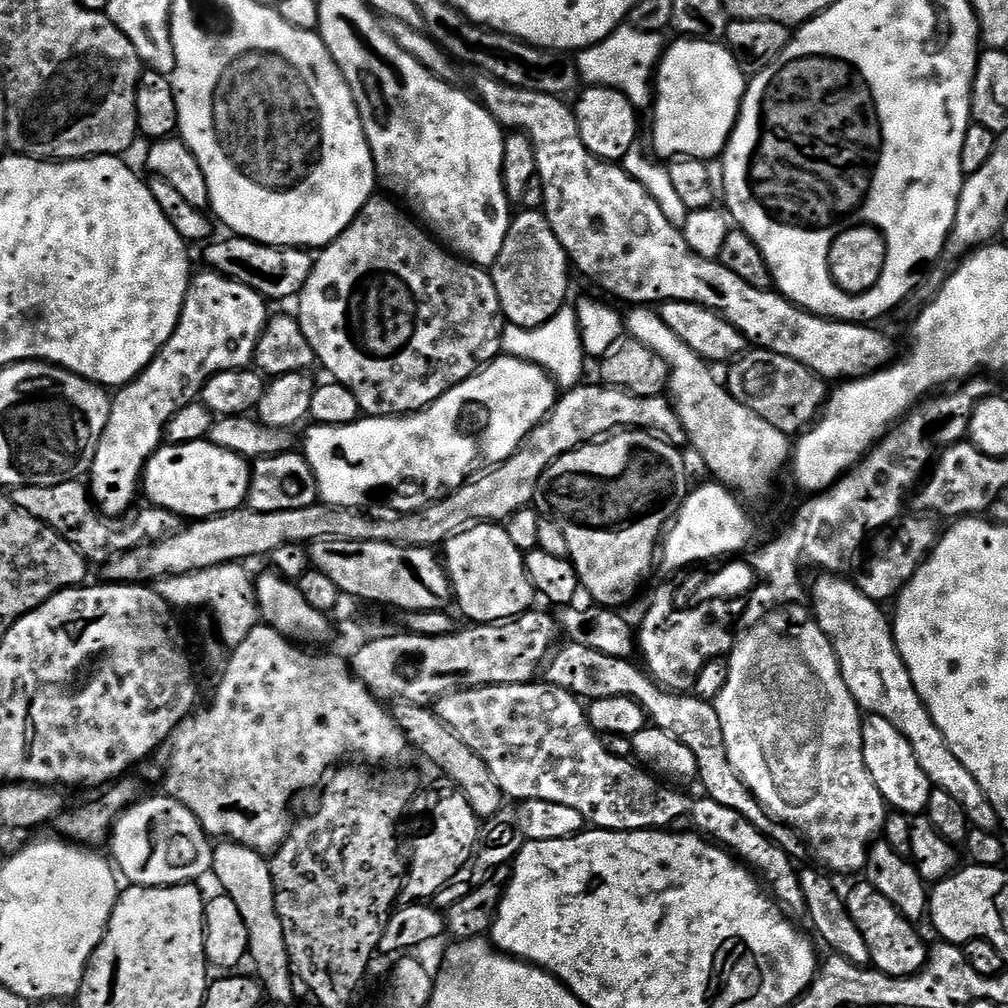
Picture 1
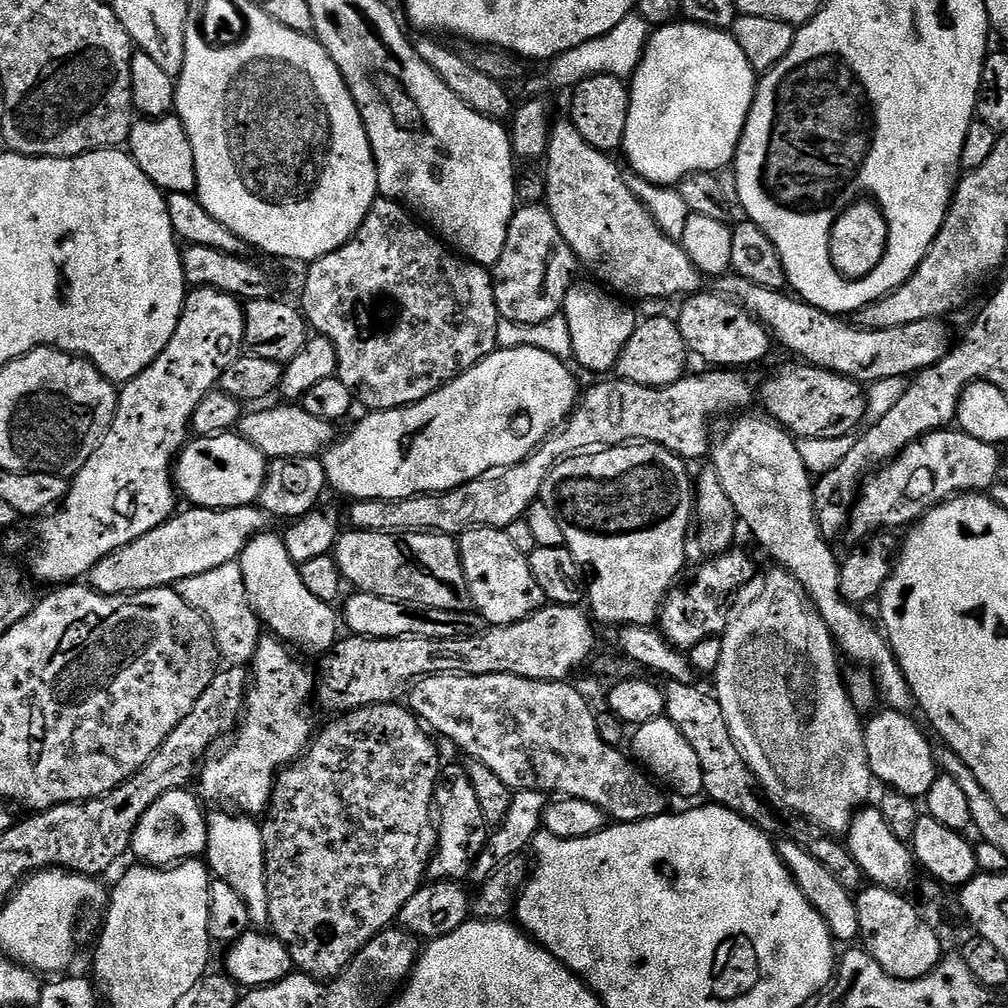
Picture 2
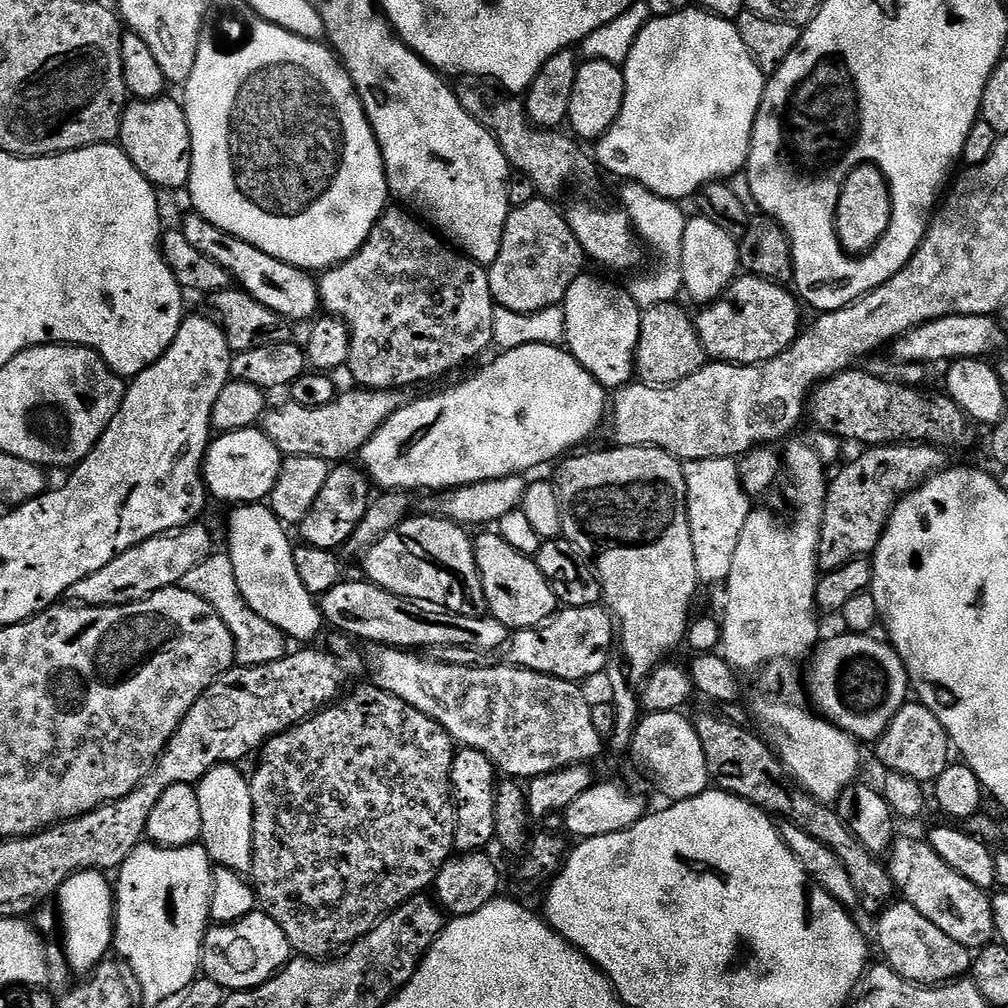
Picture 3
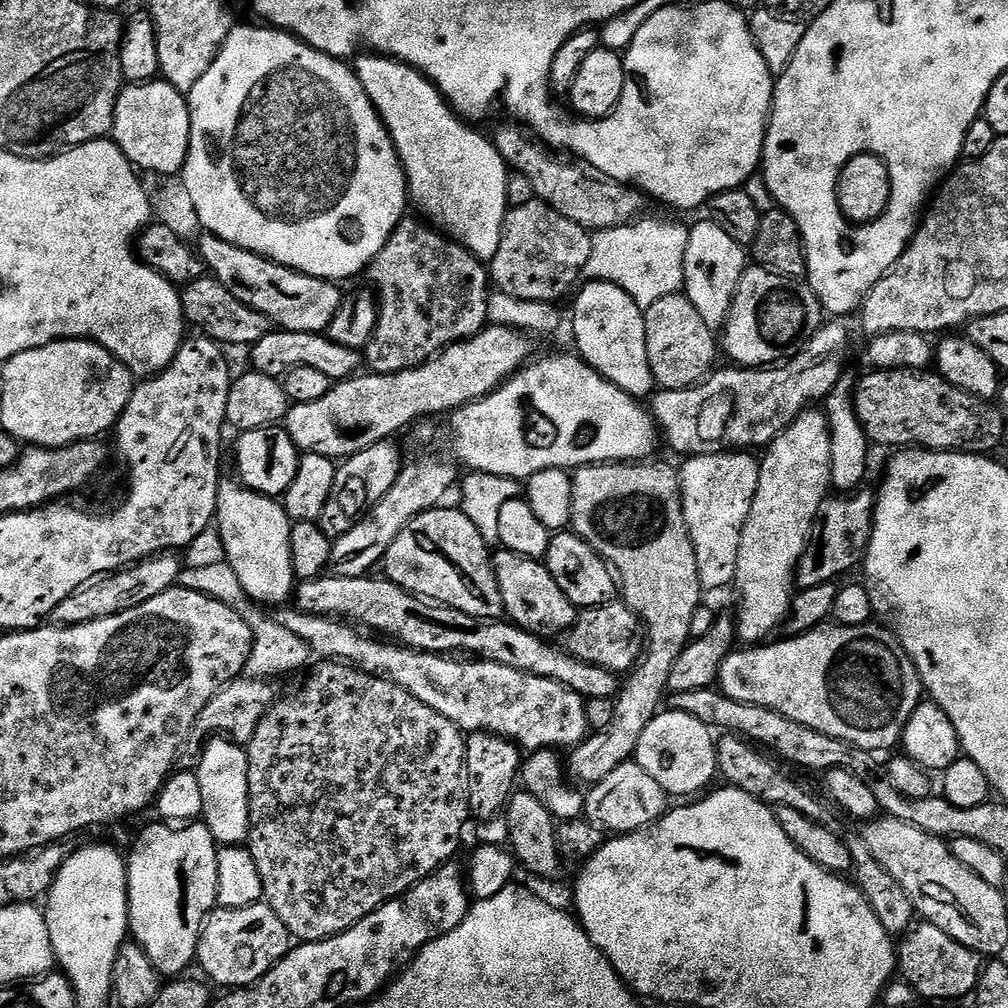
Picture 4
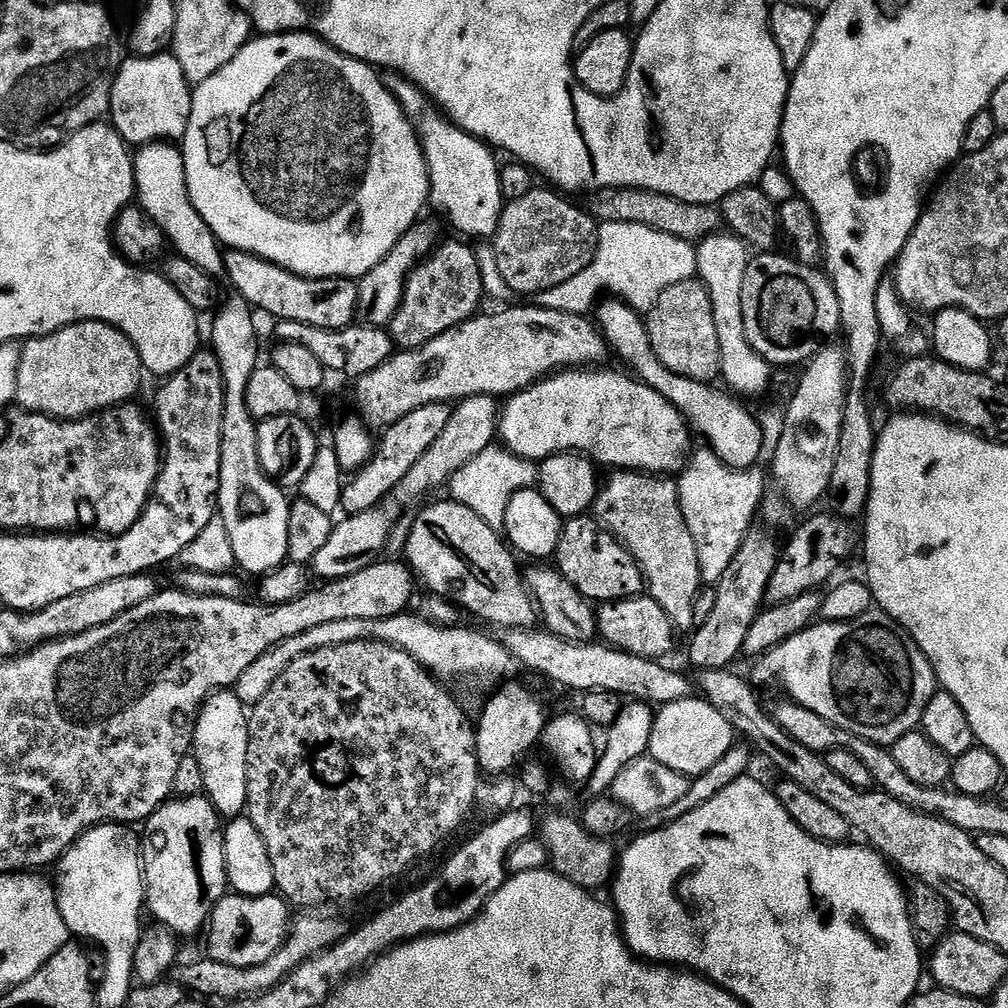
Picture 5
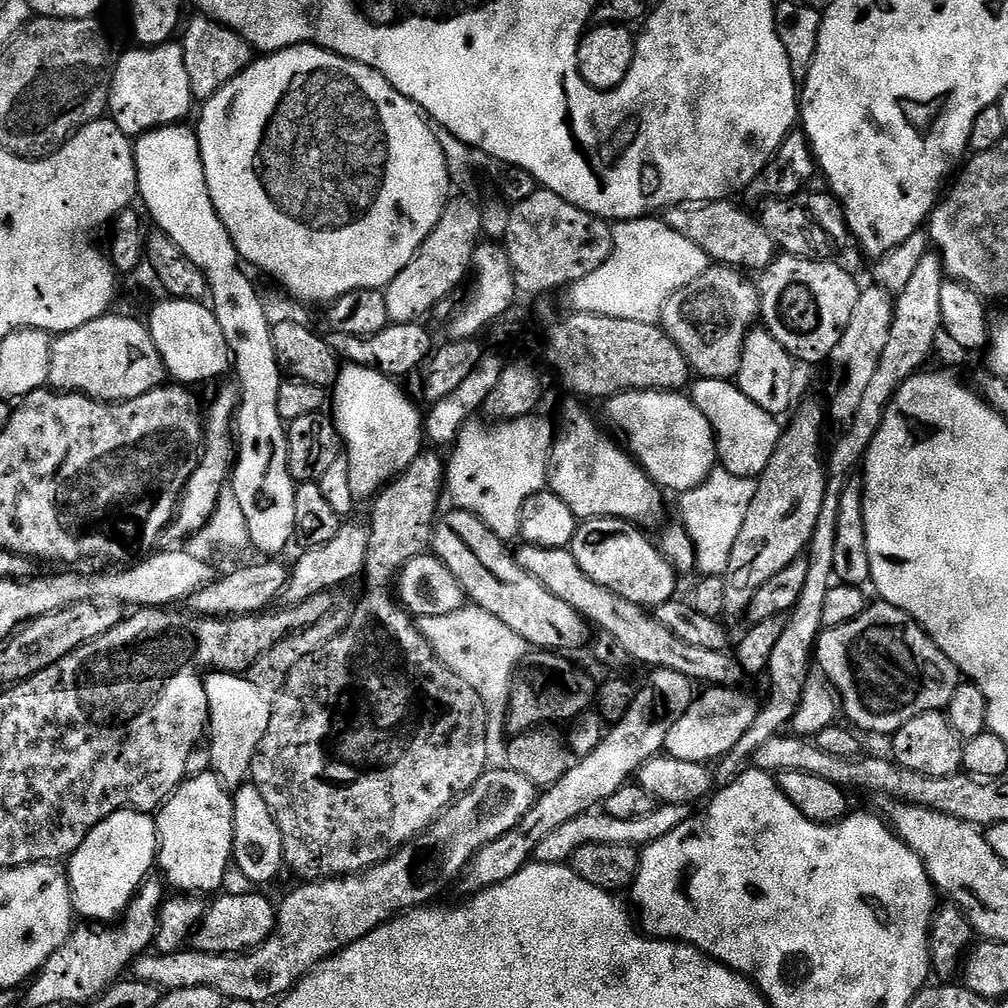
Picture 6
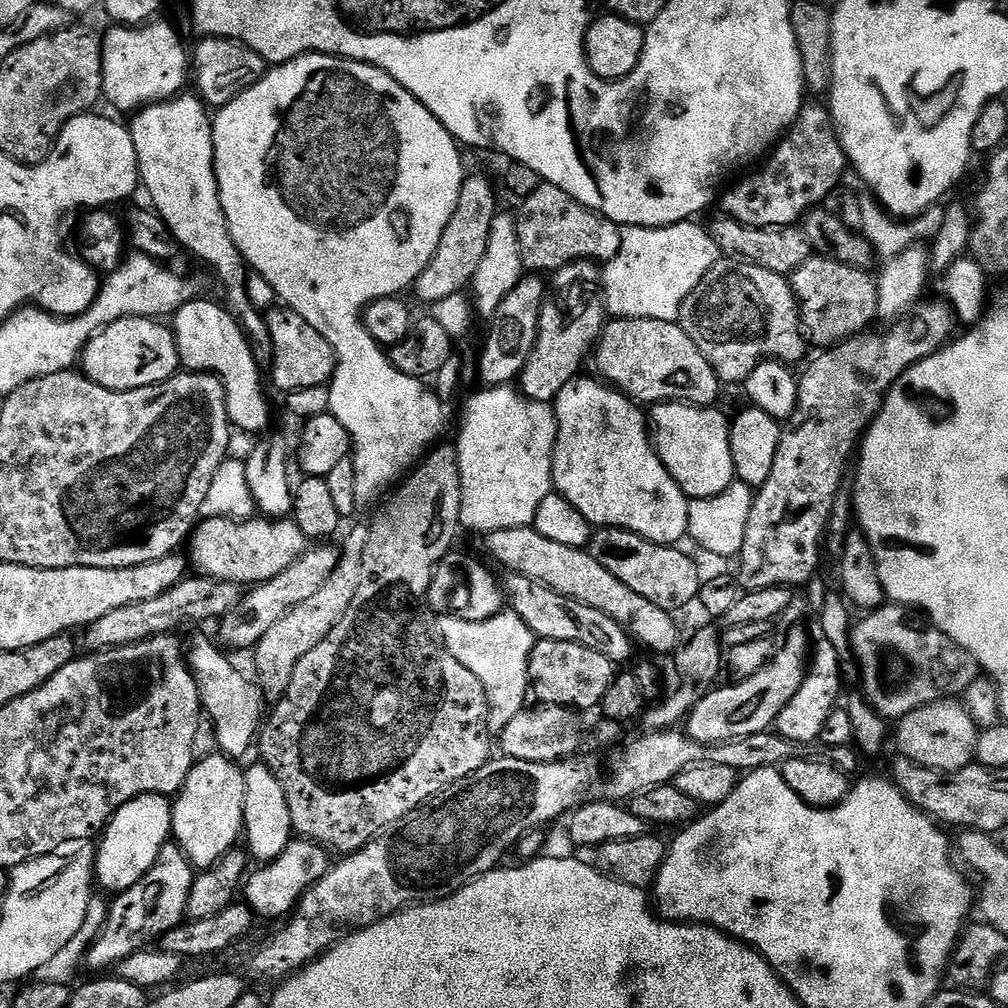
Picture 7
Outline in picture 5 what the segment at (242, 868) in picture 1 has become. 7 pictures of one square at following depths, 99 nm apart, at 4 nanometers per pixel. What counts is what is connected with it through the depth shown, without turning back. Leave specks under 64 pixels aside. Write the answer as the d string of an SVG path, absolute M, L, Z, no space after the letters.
M235 691L209 695L195 717L194 755L204 775L203 795L224 818L236 818L248 807L248 716Z

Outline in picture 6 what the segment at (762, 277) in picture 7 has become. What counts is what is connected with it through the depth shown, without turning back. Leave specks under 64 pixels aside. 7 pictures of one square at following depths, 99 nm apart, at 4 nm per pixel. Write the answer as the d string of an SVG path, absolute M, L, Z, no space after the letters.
M709 266L696 279L689 282L682 290L675 292L664 304L659 323L664 335L673 340L680 353L684 355L689 369L697 377L706 380L732 380L740 368L742 335L740 331L758 320L760 311L760 293L750 279L743 280L741 273L727 266Z

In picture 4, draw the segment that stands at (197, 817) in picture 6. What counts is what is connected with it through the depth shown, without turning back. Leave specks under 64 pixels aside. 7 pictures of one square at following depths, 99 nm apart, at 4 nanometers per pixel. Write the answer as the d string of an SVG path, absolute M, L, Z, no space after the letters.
M155 822L136 840L132 853L127 853L128 865L128 927L135 943L146 950L150 962L164 978L176 978L188 967L193 967L196 948L200 945L200 932L209 912L217 907L218 845L203 822L187 826L169 826Z

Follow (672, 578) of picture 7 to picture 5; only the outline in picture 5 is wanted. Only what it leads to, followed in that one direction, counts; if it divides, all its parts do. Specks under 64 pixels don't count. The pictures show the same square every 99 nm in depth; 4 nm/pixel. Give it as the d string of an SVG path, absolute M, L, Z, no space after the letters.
M572 518L561 527L554 564L588 602L628 600L646 588L636 559L592 518Z

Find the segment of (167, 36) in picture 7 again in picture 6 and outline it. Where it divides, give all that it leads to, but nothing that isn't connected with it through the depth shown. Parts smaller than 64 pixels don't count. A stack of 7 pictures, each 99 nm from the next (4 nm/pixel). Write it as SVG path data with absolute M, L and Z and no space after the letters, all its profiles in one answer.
M179 43L136 46L133 52L117 59L108 95L110 118L129 138L139 138L156 128L180 124L194 105L190 74L186 74L184 50Z

